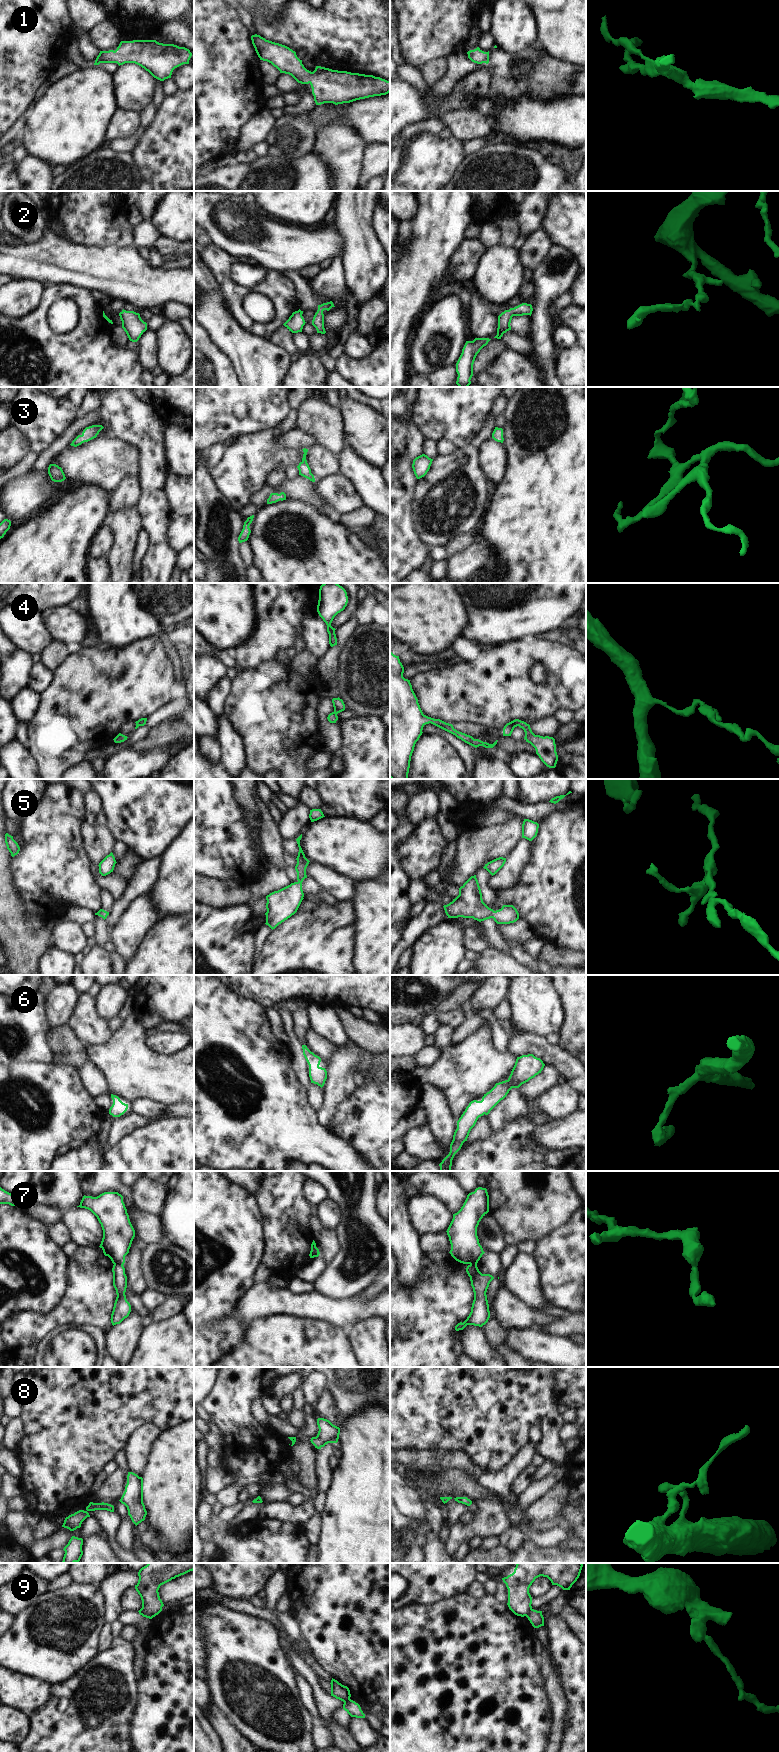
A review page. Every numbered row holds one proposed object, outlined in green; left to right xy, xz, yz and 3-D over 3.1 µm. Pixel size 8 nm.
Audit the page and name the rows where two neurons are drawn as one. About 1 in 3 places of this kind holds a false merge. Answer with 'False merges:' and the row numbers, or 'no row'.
False merges: 7, 9

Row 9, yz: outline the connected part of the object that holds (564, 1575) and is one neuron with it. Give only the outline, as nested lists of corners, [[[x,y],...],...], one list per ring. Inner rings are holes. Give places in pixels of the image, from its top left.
[[[517,1563],[514,1572],[502,1578],[508,1589],[508,1607],[517,1616],[527,1616],[532,1609],[532,1597],[529,1588],[536,1578],[547,1577],[552,1585],[557,1585],[563,1590],[570,1590],[580,1576],[582,1563]]]

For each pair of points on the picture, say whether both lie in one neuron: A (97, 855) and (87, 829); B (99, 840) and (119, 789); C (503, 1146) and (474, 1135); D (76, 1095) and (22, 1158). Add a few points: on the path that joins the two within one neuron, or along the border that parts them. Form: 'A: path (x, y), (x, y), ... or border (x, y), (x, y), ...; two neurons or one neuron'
A: path (96, 849), (92, 843), (91, 835); one neuron
B: border (105, 825), (115, 839); two neurons
C: border (492, 1132), (482, 1139), (467, 1141); two neurons
D: path (60, 1111), (52, 1119), (48, 1129), (35, 1142); one neuron

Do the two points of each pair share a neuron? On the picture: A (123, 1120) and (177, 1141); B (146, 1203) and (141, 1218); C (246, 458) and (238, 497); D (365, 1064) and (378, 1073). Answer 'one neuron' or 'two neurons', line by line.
A: two neurons
B: two neurons
C: one neuron
D: one neuron

